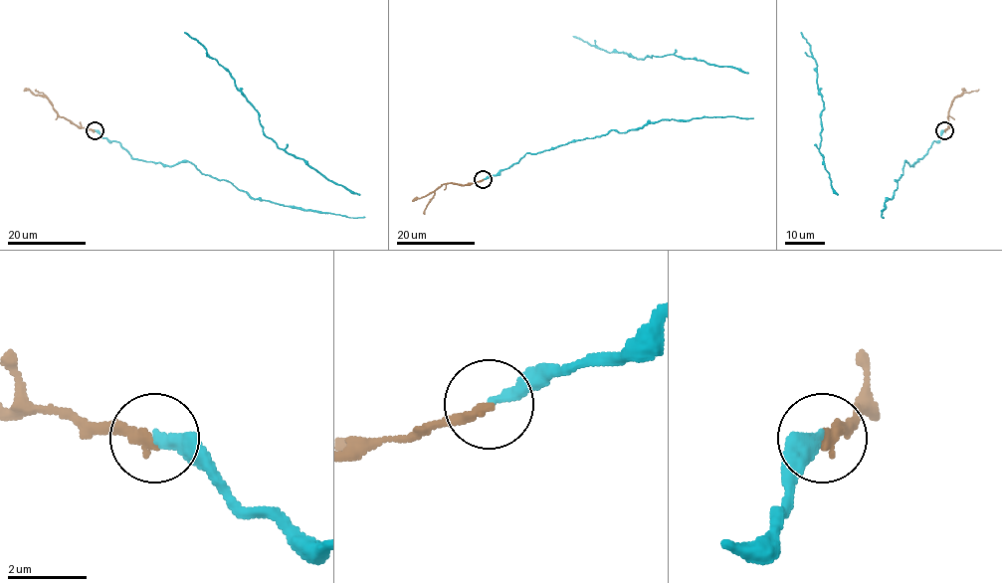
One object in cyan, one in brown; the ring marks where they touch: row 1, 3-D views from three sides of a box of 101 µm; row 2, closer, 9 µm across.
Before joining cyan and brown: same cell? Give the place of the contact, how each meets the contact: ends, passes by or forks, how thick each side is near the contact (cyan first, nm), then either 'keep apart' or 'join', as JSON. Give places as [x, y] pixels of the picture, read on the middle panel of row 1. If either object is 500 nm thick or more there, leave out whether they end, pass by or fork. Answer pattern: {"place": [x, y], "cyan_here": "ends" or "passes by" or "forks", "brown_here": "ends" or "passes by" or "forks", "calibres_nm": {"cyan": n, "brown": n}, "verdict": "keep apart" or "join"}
{"place": [483, 179], "cyan_here": "ends", "brown_here": "ends", "calibres_nm": {"cyan": 280, "brown": 260}, "verdict": "join"}

